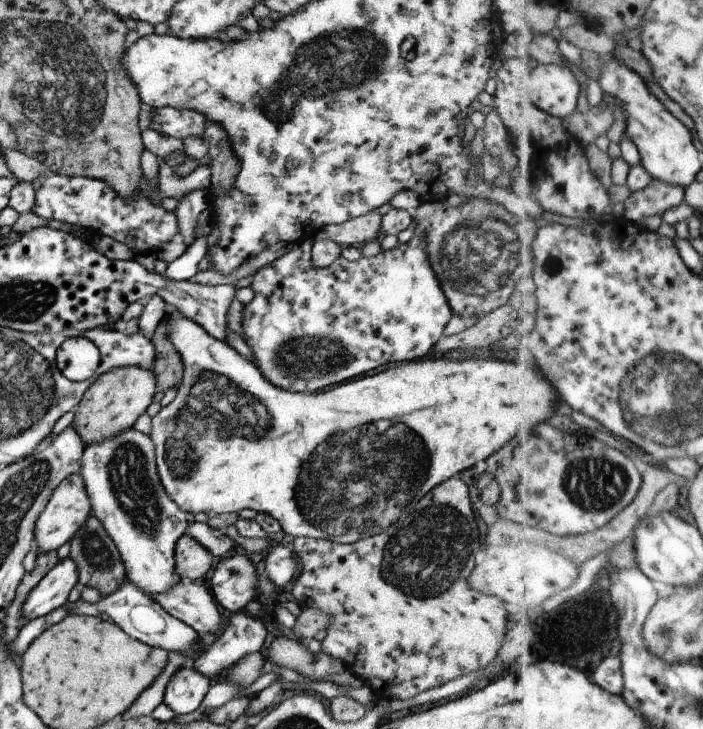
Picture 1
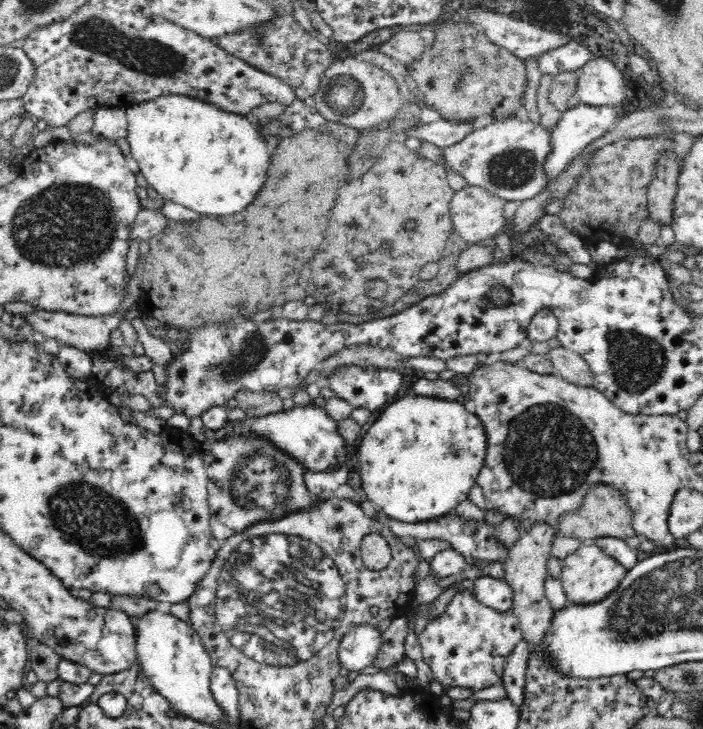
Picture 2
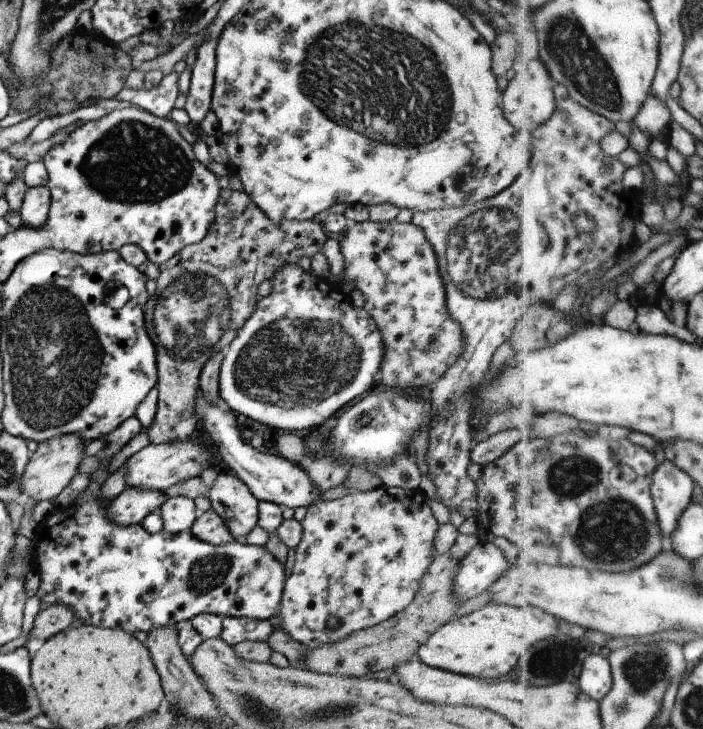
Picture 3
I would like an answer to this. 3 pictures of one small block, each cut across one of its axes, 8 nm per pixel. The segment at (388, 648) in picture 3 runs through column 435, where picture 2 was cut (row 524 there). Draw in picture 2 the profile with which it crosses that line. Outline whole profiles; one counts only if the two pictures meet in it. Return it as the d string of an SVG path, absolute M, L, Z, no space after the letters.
M594 484L586 492L582 506L576 512L562 514L555 526L558 535L576 538L582 543L592 543L594 539L604 538L604 536L620 539L636 536L636 531L632 527L632 510L628 507L625 495L609 484Z

